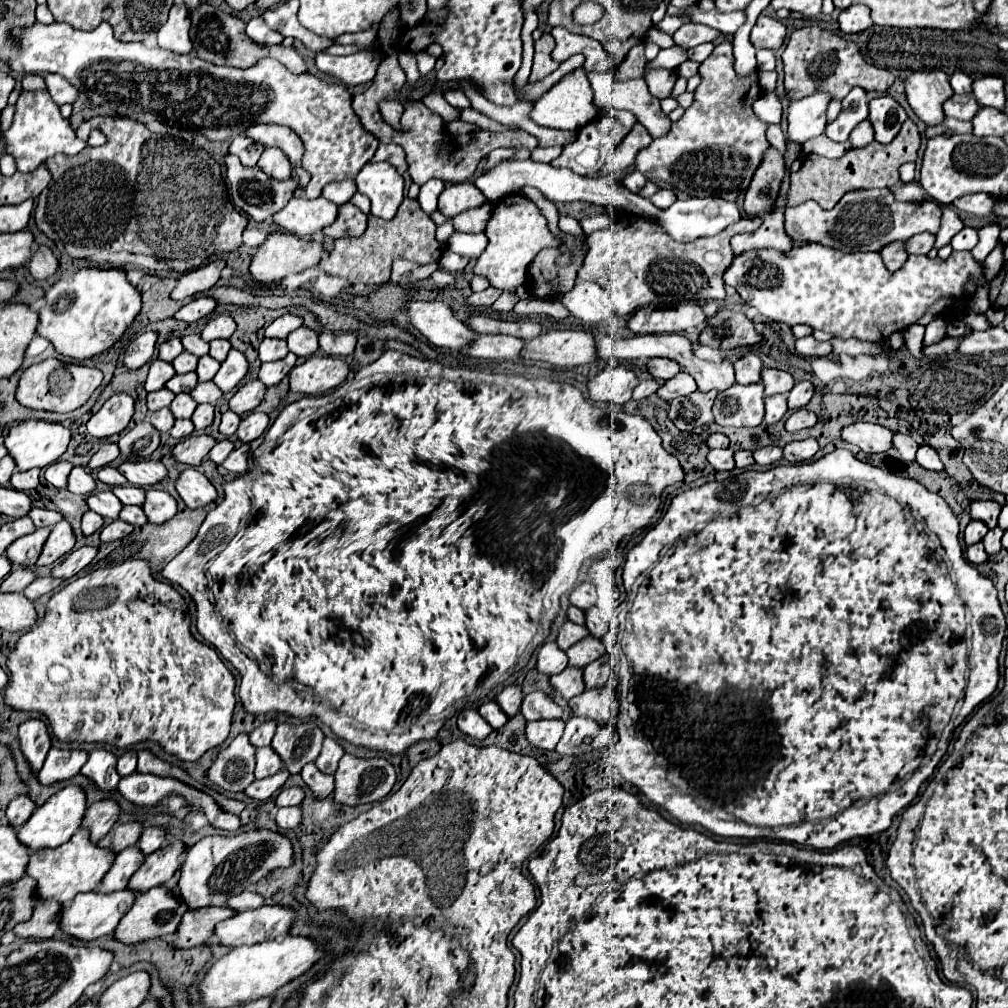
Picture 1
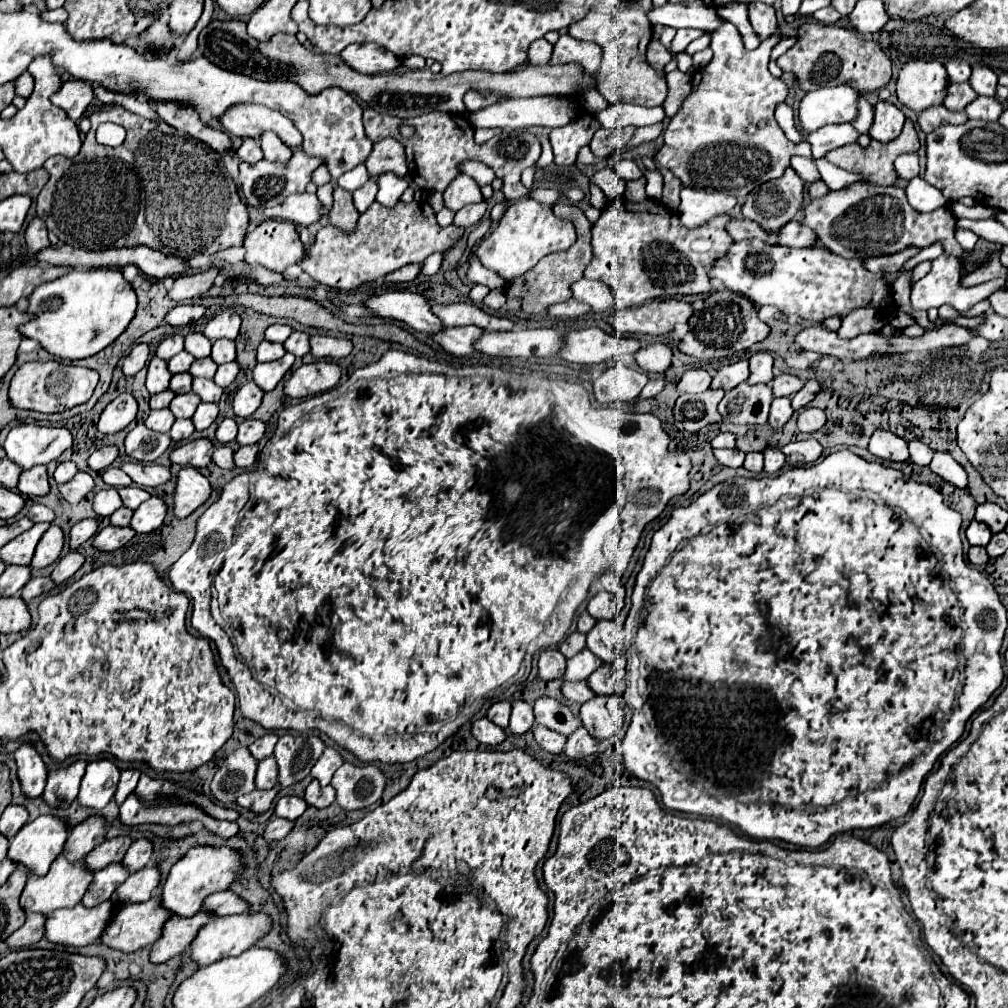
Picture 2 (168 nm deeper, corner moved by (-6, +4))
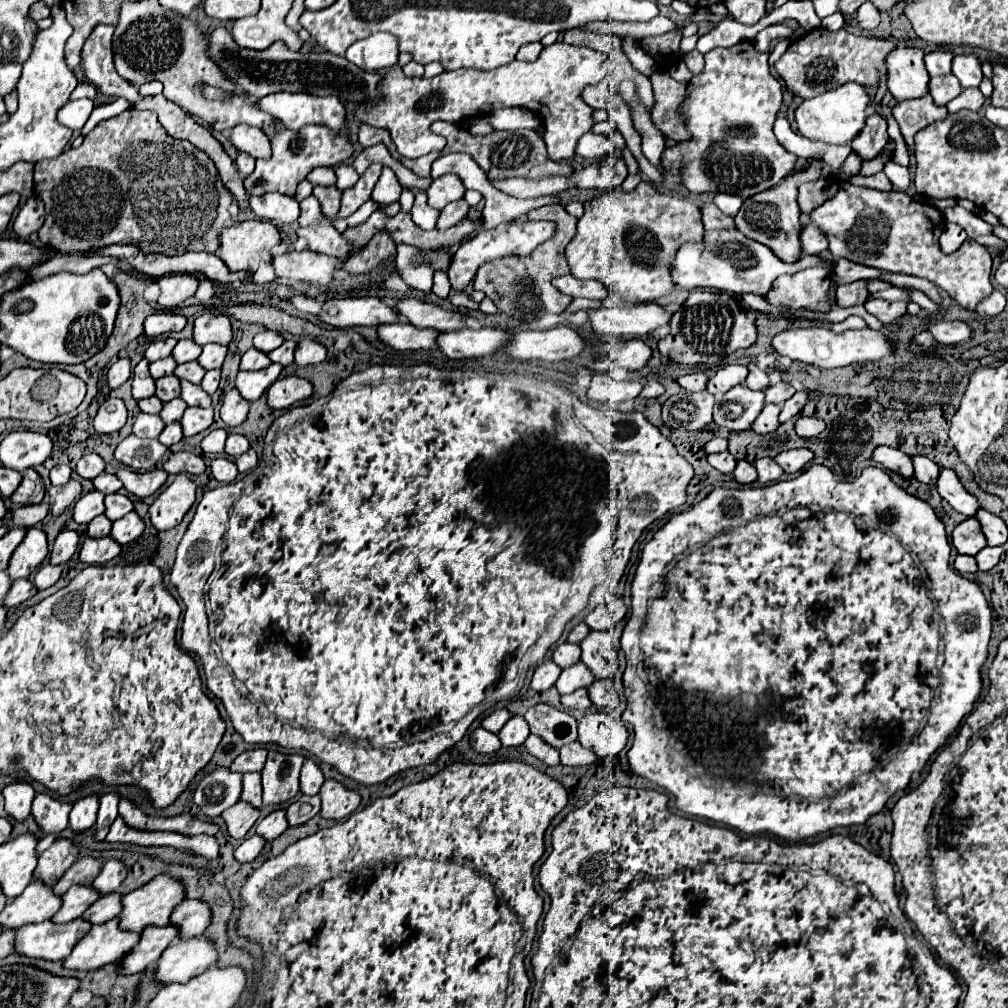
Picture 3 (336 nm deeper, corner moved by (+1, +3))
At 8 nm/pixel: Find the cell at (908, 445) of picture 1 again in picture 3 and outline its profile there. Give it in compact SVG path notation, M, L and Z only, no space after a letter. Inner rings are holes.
M912 456L912 466L914 466L914 476L924 482L924 484L934 484L936 482L936 474L938 474L938 466L926 458L926 456Z

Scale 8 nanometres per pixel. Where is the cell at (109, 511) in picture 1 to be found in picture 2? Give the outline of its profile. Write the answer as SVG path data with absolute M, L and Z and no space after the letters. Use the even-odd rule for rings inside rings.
M113 487L105 489L105 491L99 491L93 497L93 511L97 513L97 517L109 517L119 507L121 507L121 499L119 499L117 489L113 489Z

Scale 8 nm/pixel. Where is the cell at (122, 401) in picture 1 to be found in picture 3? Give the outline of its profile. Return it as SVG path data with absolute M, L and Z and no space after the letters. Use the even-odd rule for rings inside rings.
M108 398L100 406L100 410L98 410L96 418L94 418L94 428L100 434L112 434L112 432L120 430L126 424L126 418L128 418L128 412L126 412L124 400Z

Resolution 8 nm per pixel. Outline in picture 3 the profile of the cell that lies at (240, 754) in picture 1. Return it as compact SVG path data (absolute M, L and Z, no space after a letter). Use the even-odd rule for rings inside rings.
M216 768L208 776L204 776L204 780L196 786L194 802L206 816L214 818L240 800L240 790L240 772L232 772L230 768Z

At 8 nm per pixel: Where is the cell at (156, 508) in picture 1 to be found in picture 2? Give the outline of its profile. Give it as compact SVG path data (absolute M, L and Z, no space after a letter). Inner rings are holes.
M153 495L149 501L139 505L139 509L135 509L129 527L139 535L141 533L151 533L151 531L161 527L163 519L165 519L165 513L167 513L167 505L163 503L161 497Z

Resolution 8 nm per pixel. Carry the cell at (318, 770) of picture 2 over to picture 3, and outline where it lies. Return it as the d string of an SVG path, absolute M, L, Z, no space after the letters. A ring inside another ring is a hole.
M306 758L304 766L302 766L302 772L300 772L300 790L302 790L302 794L310 794L310 796L318 794L322 782L324 782L324 774L322 774L320 766L312 758Z

